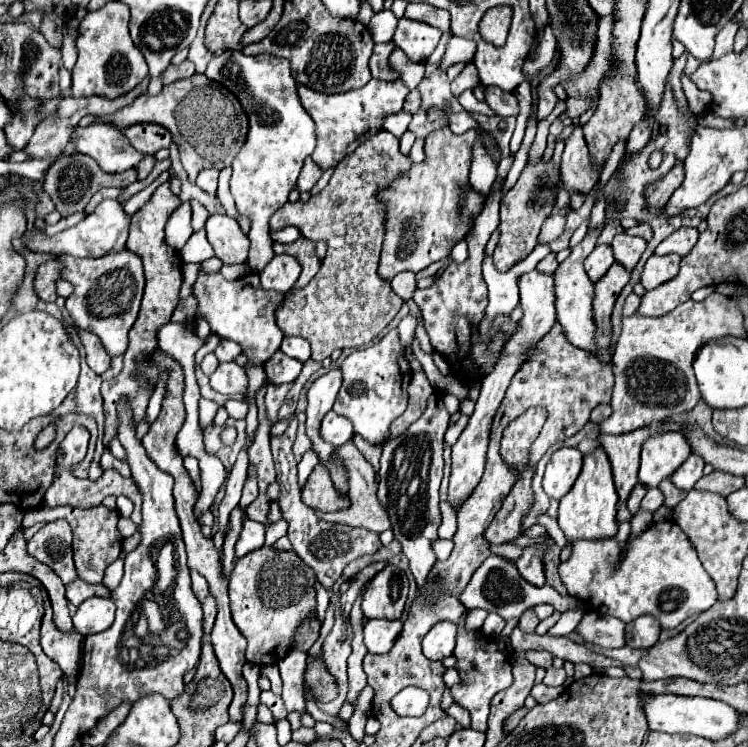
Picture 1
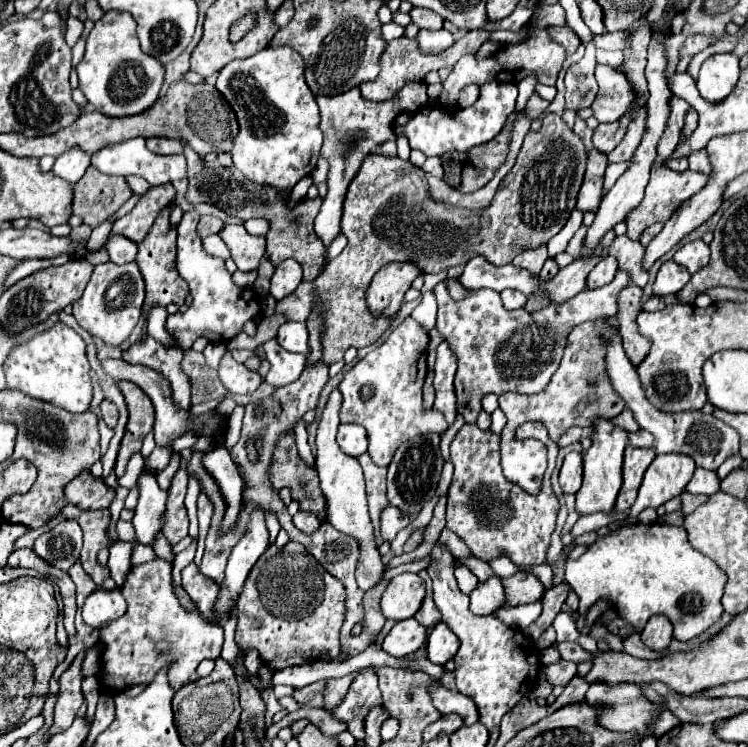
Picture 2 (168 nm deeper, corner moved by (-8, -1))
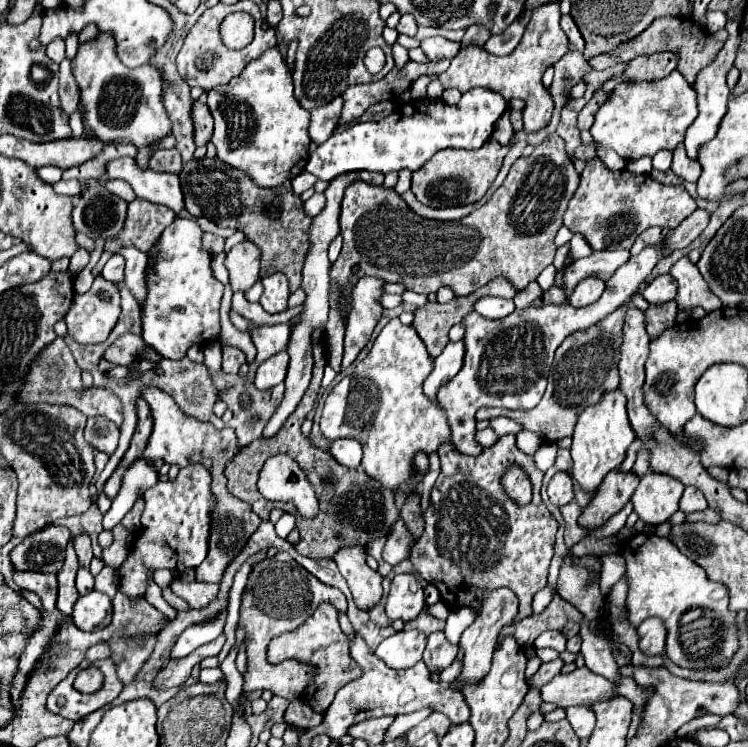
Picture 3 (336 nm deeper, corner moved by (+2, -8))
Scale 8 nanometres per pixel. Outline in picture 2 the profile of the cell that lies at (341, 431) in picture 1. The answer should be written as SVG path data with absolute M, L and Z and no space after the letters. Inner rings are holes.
M339 424L337 442L349 456L359 456L367 452L367 434L357 424Z

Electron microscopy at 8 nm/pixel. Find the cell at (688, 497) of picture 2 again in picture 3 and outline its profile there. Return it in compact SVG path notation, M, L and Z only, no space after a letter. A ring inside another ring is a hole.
M705 509L699 513L691 513L687 515L687 521L705 521L705 523L717 523L721 521L721 515L715 509Z

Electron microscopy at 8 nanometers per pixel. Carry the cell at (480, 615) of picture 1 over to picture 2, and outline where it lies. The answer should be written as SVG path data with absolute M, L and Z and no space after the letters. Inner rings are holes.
M541 602L533 604L523 604L523 606L511 606L511 608L499 608L495 612L495 618L499 618L503 624L513 626L517 630L527 628L537 616L541 614Z

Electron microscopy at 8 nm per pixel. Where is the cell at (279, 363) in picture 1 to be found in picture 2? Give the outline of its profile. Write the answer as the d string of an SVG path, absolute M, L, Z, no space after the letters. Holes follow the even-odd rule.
M267 340L263 344L265 348L265 356L271 362L271 370L265 378L267 384L279 388L279 386L287 386L291 382L295 382L295 378L299 378L299 374L305 370L307 358L303 354L293 354L283 350L283 346L279 346L279 342Z

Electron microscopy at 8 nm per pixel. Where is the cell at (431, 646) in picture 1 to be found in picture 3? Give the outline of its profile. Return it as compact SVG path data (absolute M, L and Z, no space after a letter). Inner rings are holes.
M437 631L437 633L431 633L427 637L427 647L425 647L425 653L423 653L423 661L425 665L429 667L431 673L441 673L443 669L447 669L455 657L457 657L457 645L451 645L447 639L445 639L445 633Z

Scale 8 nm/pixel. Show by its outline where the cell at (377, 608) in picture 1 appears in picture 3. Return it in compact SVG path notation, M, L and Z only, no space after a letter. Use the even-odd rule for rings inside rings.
M413 573L395 575L391 579L391 591L387 597L387 617L389 619L403 619L411 621L415 619L423 609L423 585L417 581Z

